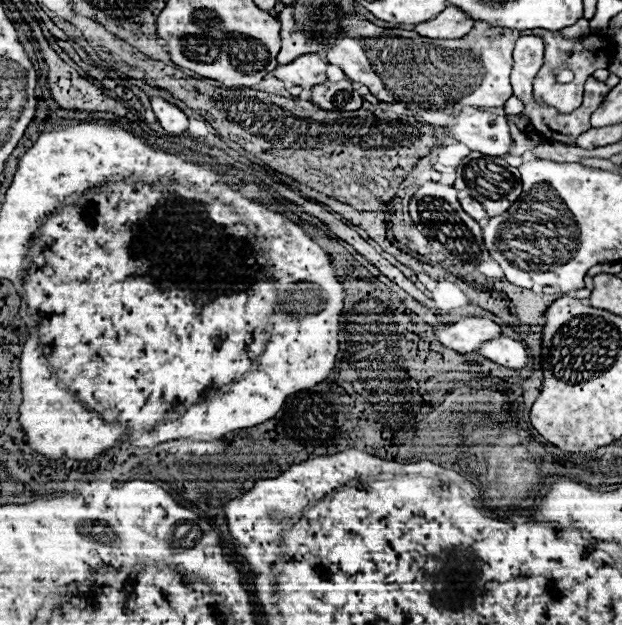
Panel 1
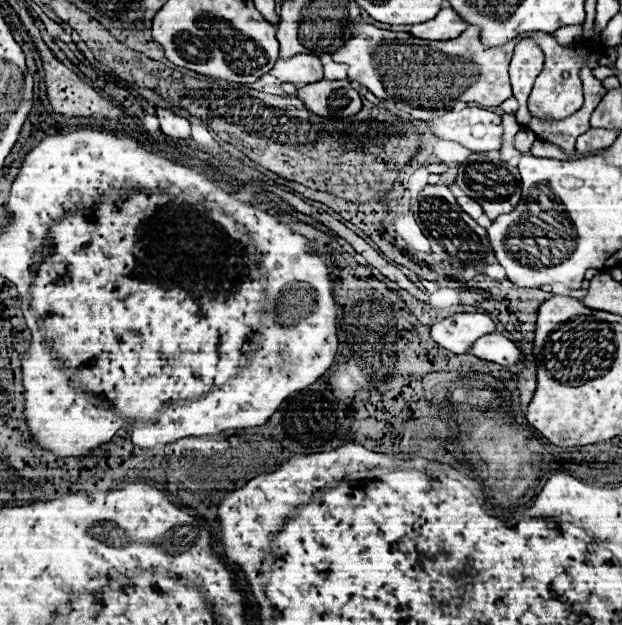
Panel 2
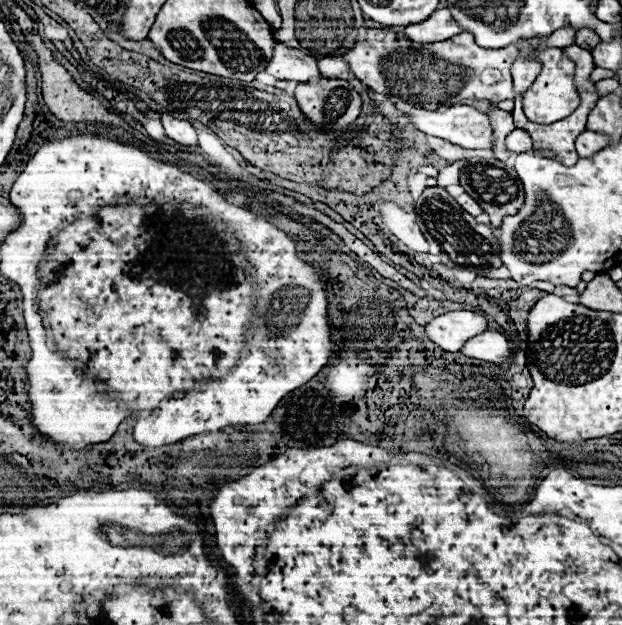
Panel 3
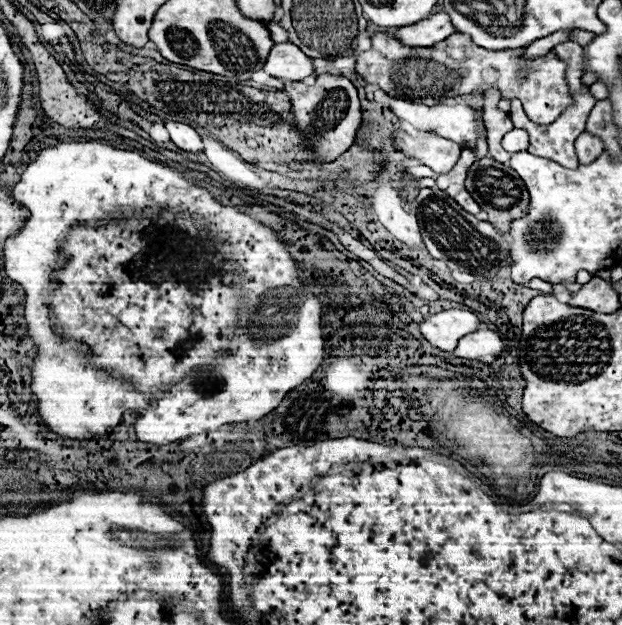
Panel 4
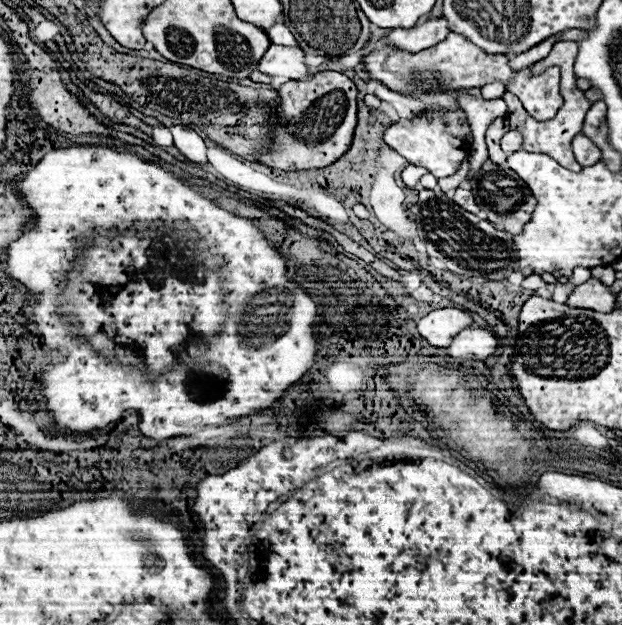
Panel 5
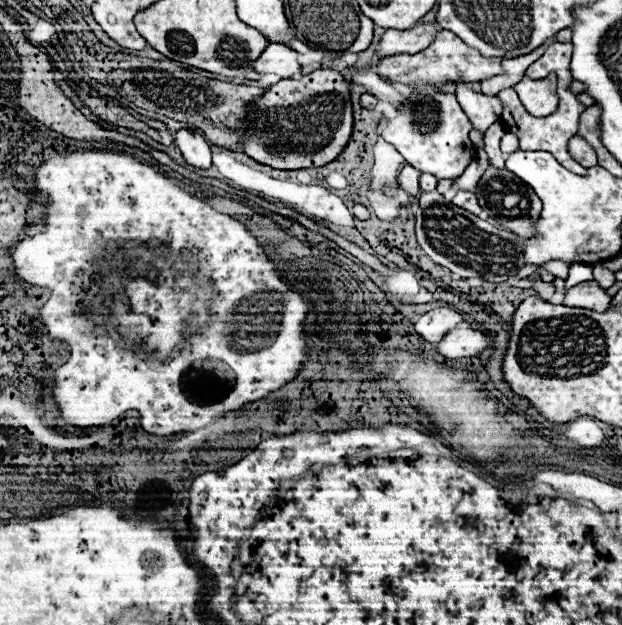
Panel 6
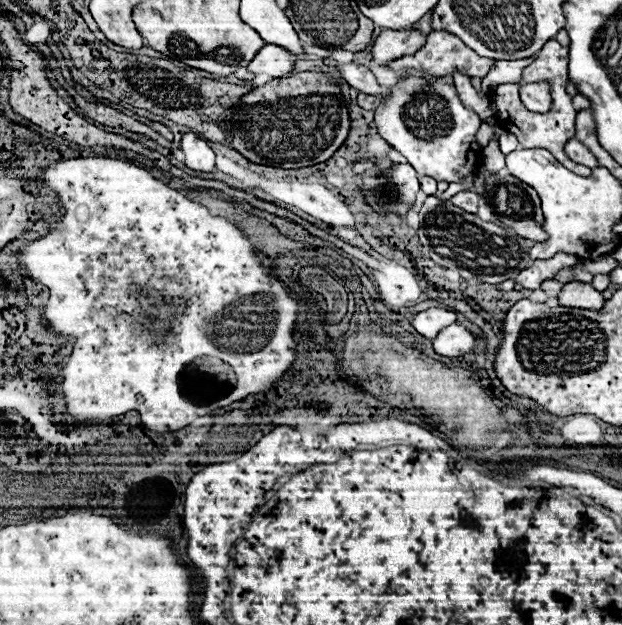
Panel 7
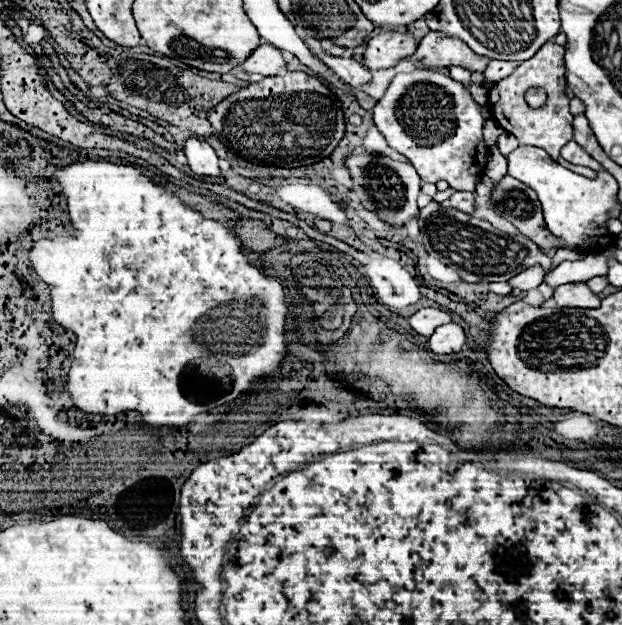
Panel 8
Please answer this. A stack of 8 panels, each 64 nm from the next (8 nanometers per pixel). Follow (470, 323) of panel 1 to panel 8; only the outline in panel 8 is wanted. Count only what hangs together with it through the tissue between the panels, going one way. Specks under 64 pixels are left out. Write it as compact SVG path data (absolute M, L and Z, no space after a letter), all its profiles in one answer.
M422 308L408 318L408 324L422 336L430 336L440 324L448 324L450 314L436 308Z

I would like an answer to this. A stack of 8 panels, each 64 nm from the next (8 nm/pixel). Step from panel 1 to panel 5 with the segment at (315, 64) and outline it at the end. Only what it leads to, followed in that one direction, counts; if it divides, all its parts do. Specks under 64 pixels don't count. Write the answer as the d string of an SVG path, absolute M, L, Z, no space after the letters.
M272 44L262 60L258 62L258 70L270 76L284 76L288 80L300 80L306 78L306 64L304 64L304 52L300 48L290 46L278 46Z

